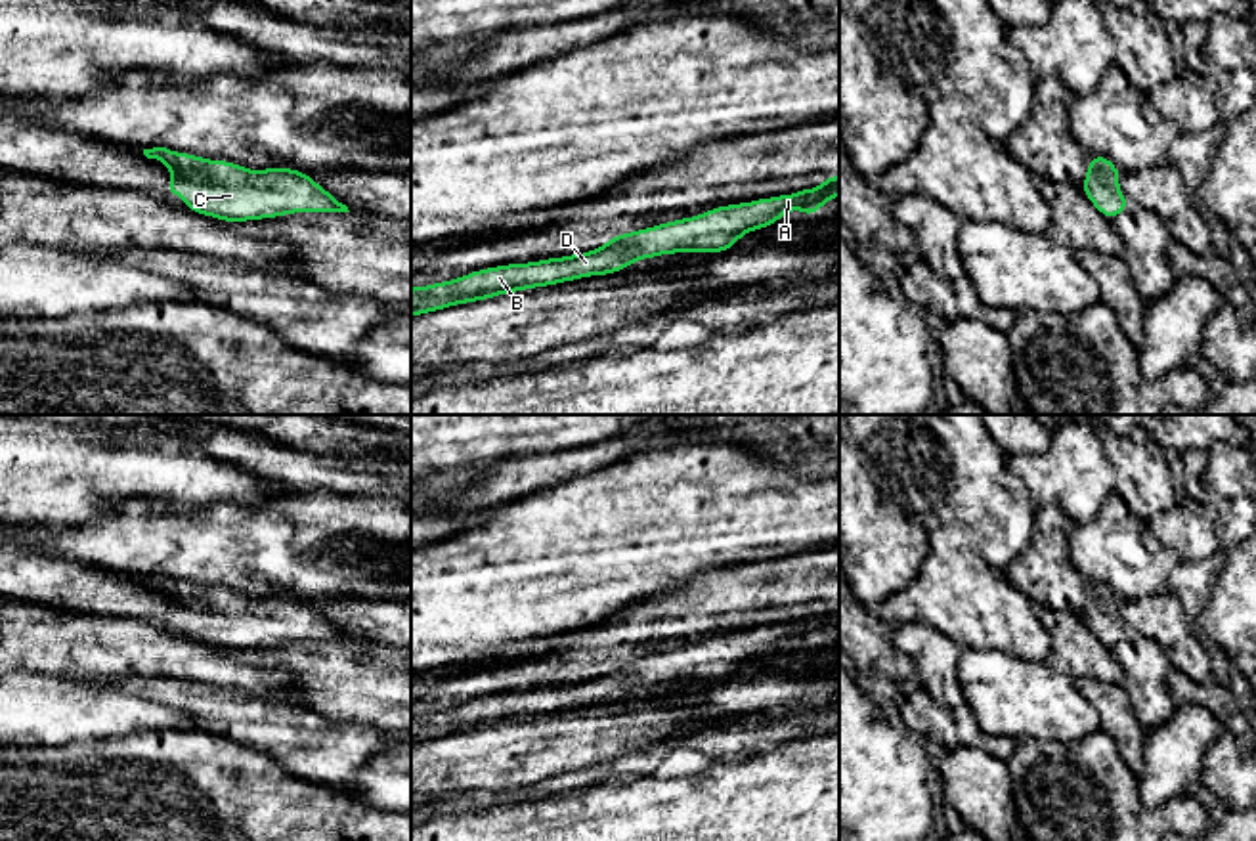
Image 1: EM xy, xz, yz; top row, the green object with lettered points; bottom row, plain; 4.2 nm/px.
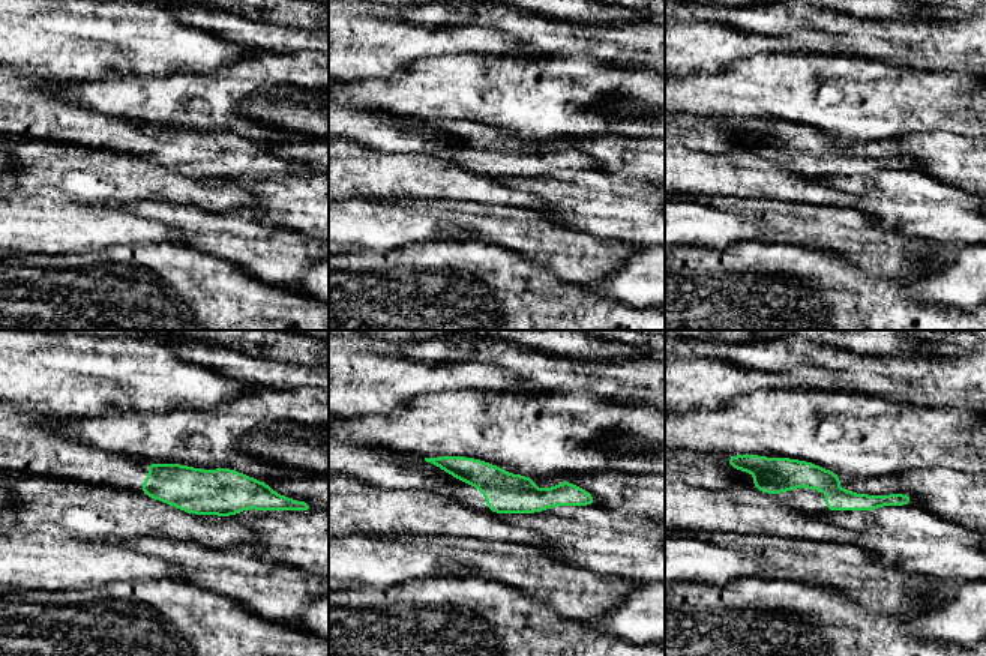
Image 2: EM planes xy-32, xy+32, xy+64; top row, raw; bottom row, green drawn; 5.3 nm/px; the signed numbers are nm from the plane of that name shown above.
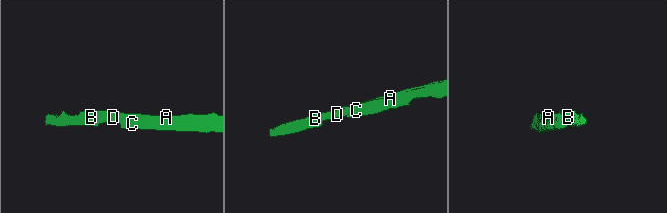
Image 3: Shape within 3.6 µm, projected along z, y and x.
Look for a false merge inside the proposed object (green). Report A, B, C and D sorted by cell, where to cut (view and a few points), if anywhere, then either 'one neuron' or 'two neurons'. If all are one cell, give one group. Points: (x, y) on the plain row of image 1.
A B C D; no cut; one neuron

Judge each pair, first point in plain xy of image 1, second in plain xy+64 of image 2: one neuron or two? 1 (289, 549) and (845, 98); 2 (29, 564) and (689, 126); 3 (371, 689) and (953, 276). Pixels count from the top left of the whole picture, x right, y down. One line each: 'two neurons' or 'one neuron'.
1: one neuron
2: one neuron
3: two neurons

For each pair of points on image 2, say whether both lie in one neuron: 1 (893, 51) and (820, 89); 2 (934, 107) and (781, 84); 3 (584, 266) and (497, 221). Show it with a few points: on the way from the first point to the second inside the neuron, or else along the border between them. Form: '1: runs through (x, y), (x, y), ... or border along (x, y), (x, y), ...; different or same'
1: border along (838, 54), (904, 63), (907, 66); different
2: runs through (896, 99), (818, 96); same
3: runs through (563, 251), (518, 228); same

